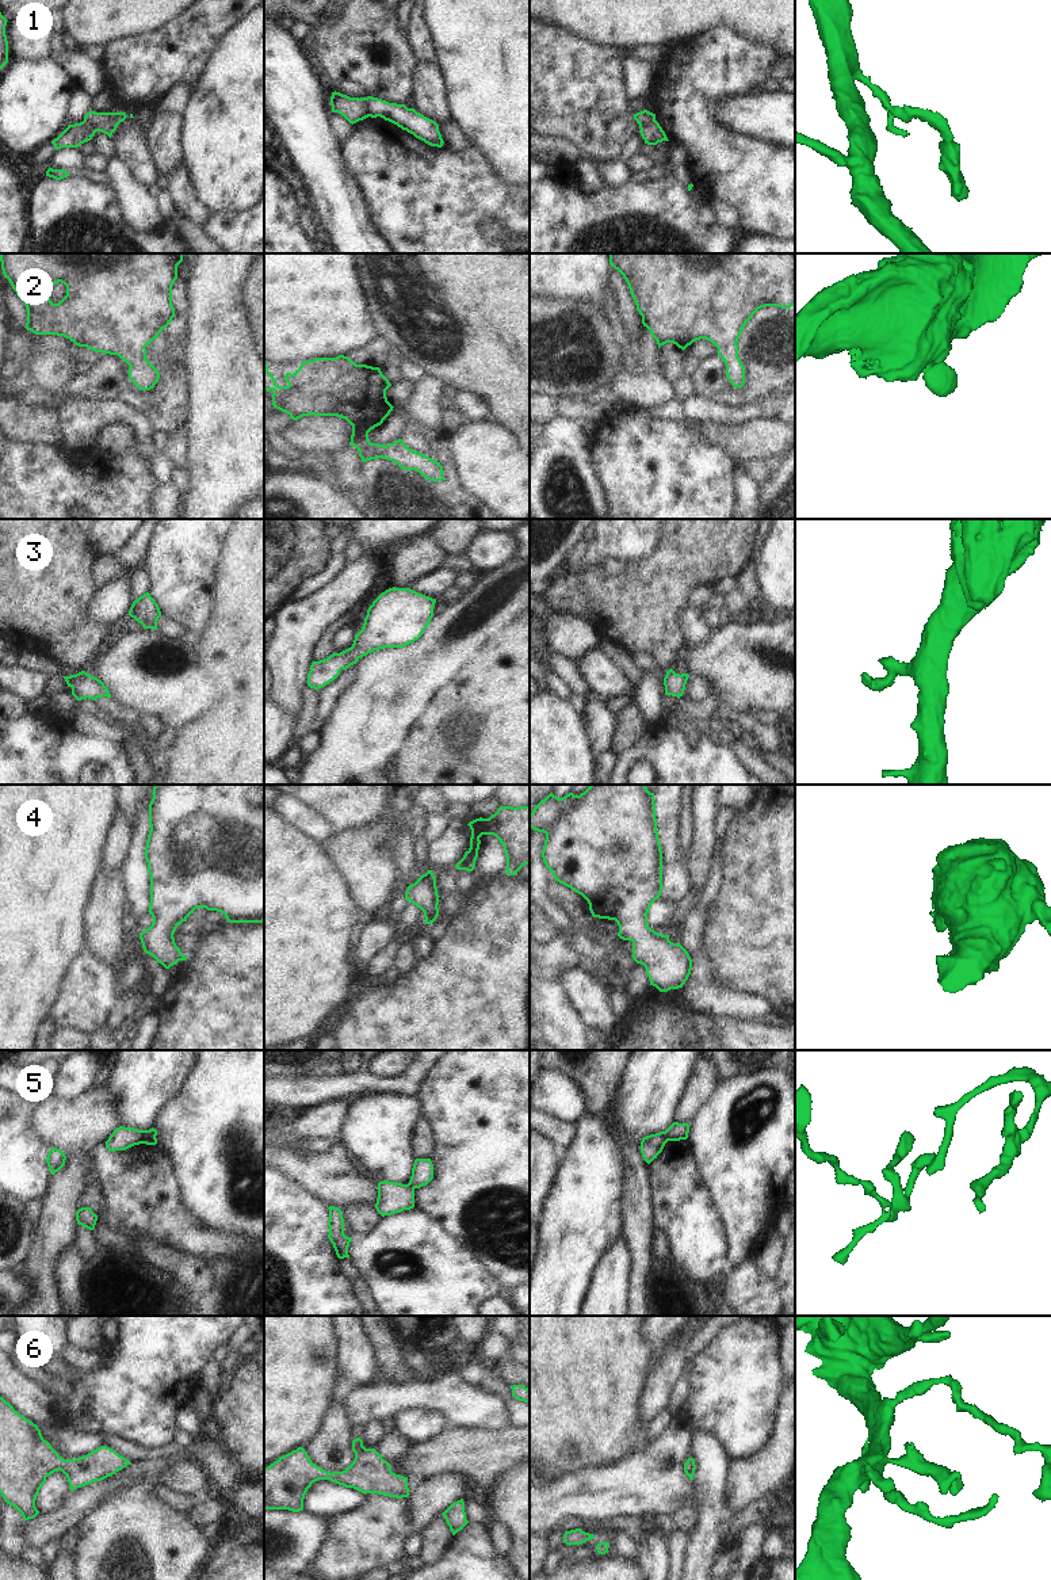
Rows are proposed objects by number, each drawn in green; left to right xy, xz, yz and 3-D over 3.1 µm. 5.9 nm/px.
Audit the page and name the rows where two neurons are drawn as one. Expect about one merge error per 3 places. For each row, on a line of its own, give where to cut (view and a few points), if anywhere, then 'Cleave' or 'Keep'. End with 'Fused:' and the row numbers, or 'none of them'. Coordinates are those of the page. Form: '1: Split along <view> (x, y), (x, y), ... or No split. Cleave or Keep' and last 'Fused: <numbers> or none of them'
1: Split along xz (359, 99), (369, 115). Cleave
2: No split. Keep
3: No split. Keep
4: No split. Keep
5: Split along xy (146, 1130), (141, 1142). Cleave
6: No split. Keep
Fused: 1, 5

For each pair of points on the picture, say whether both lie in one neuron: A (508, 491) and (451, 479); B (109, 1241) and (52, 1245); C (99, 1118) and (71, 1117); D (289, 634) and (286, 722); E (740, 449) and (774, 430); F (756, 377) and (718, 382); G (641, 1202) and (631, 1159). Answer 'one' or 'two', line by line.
A: two
B: two
C: one
D: two
E: one
F: one
G: one

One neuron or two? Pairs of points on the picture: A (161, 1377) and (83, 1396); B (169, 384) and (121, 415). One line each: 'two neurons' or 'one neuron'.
A: one neuron
B: two neurons

